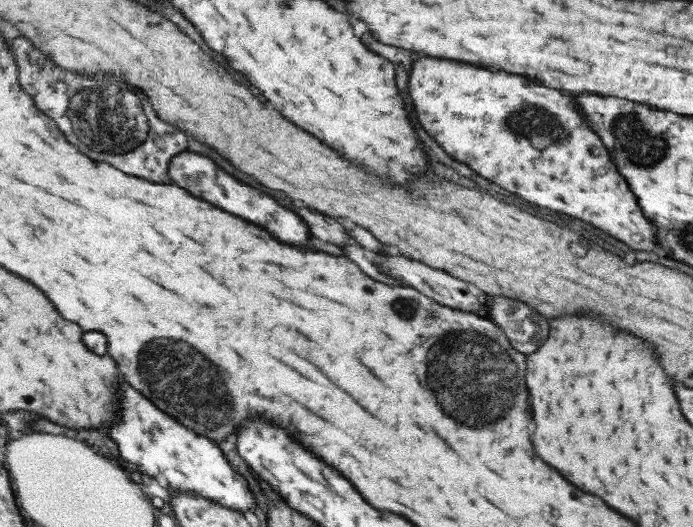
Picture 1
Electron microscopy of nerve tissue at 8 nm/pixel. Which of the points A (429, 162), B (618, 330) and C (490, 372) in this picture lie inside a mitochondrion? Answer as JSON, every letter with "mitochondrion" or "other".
{"A":"other","B":"other","C":"mitochondrion"}

